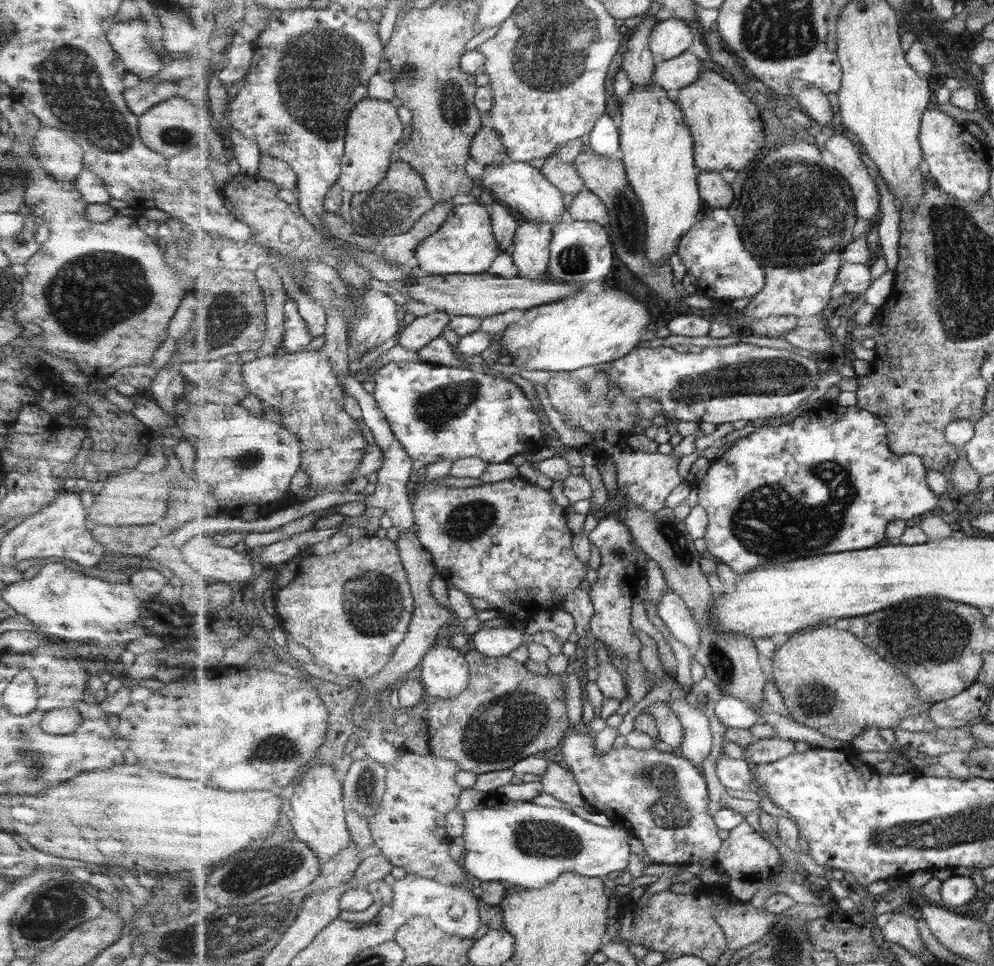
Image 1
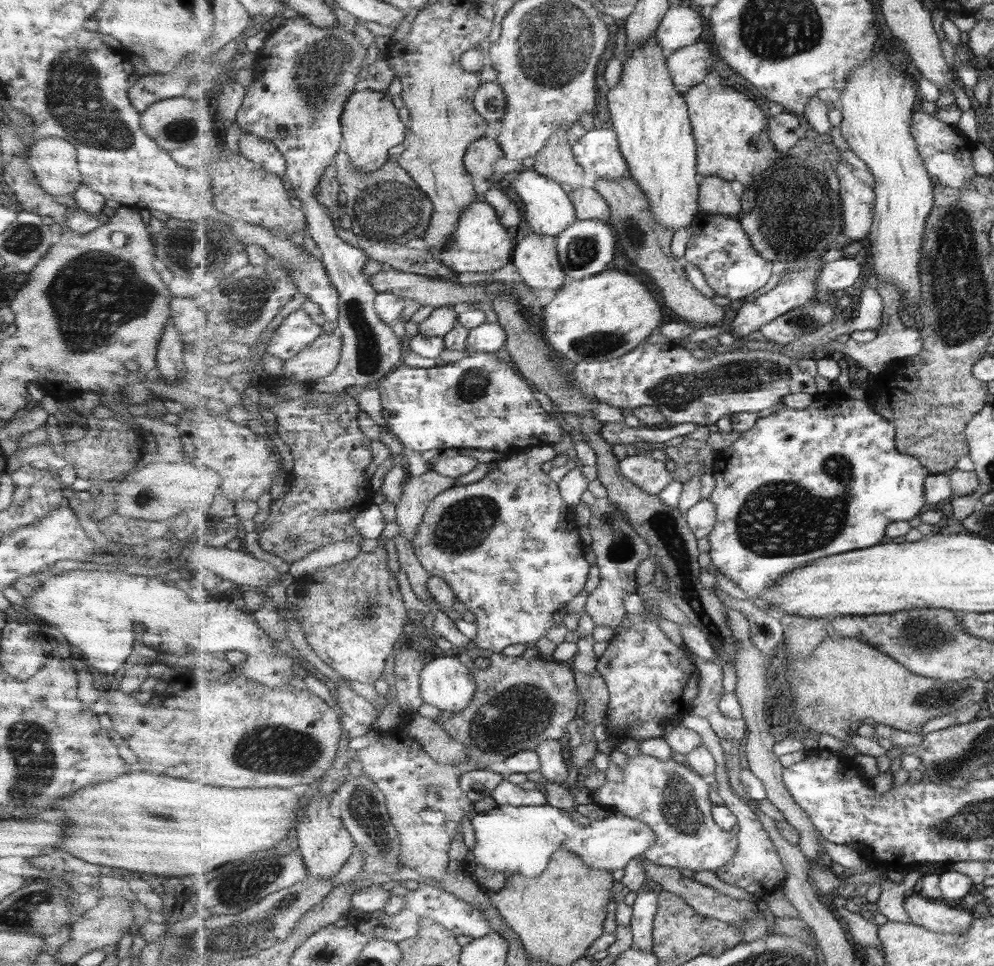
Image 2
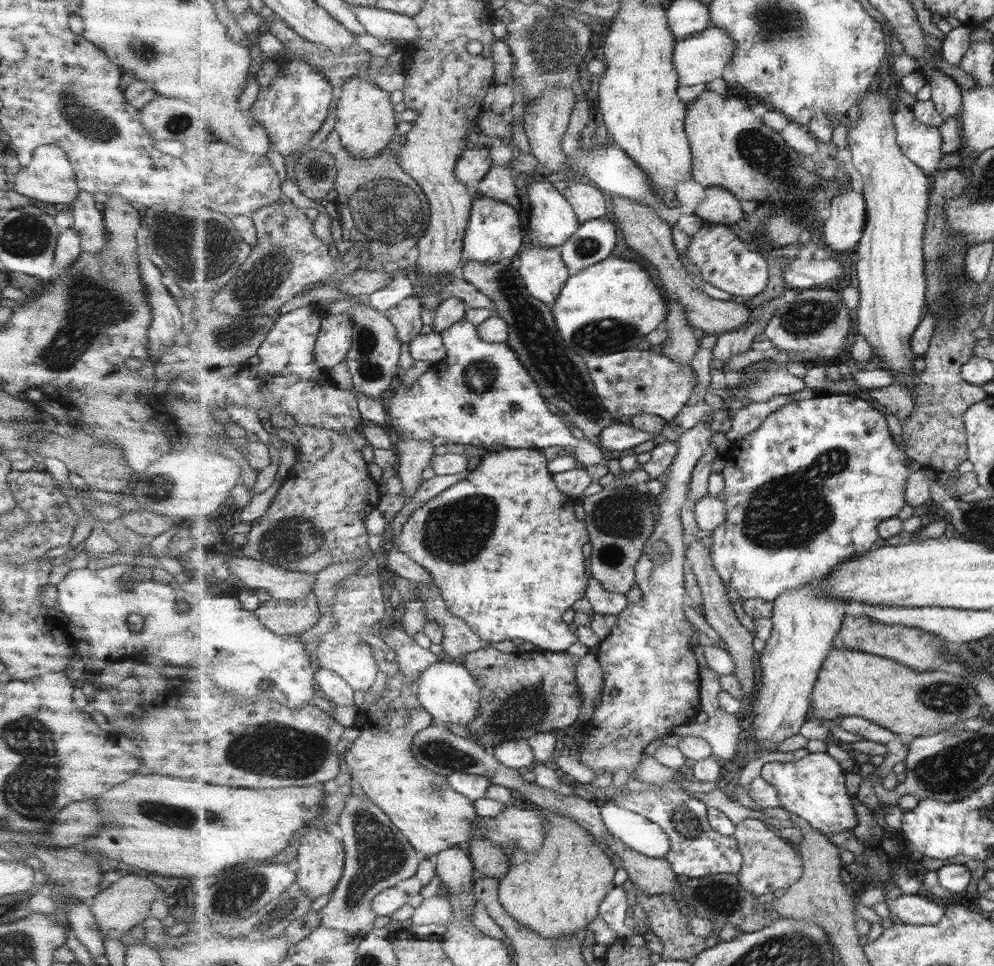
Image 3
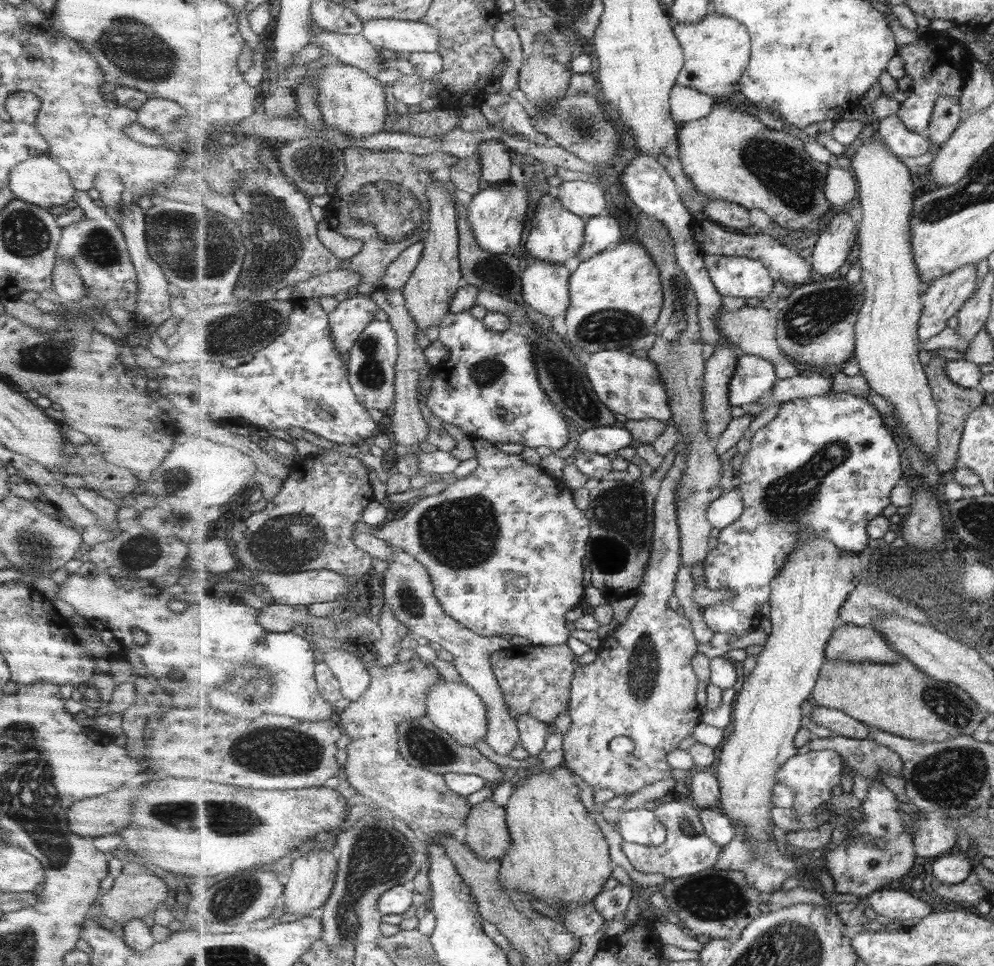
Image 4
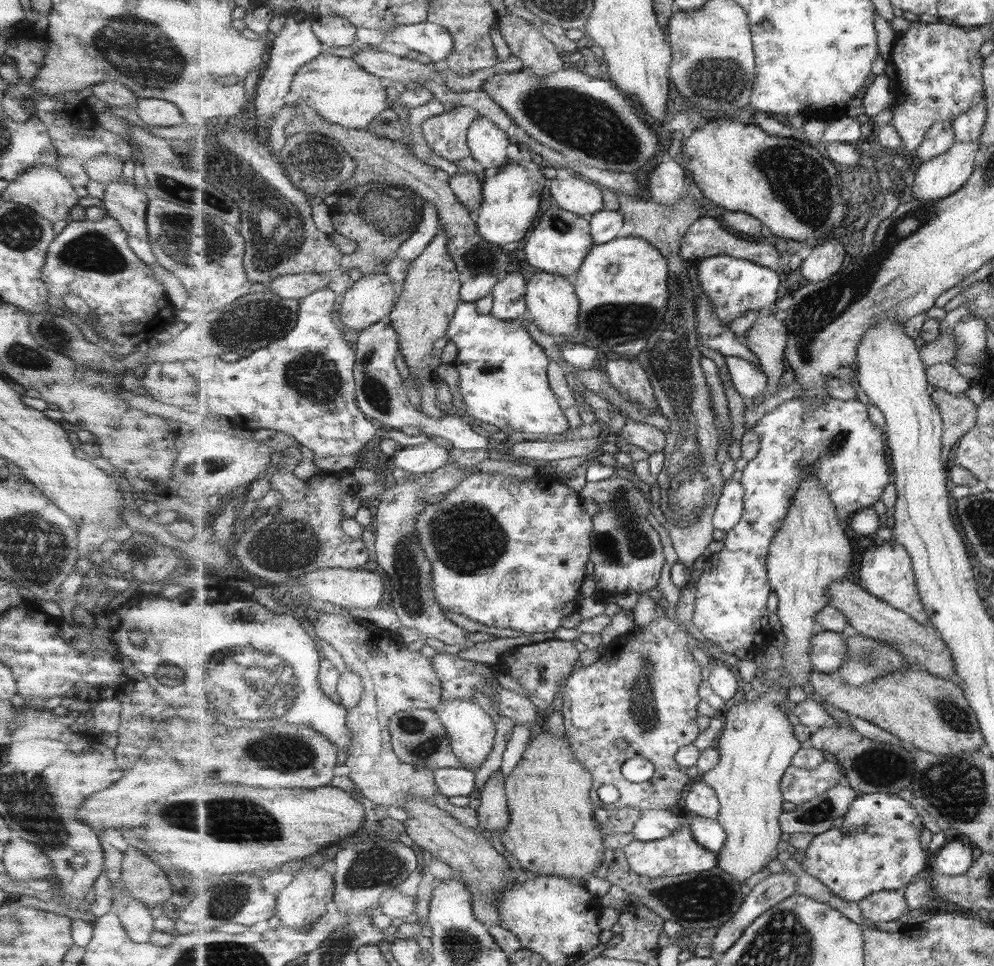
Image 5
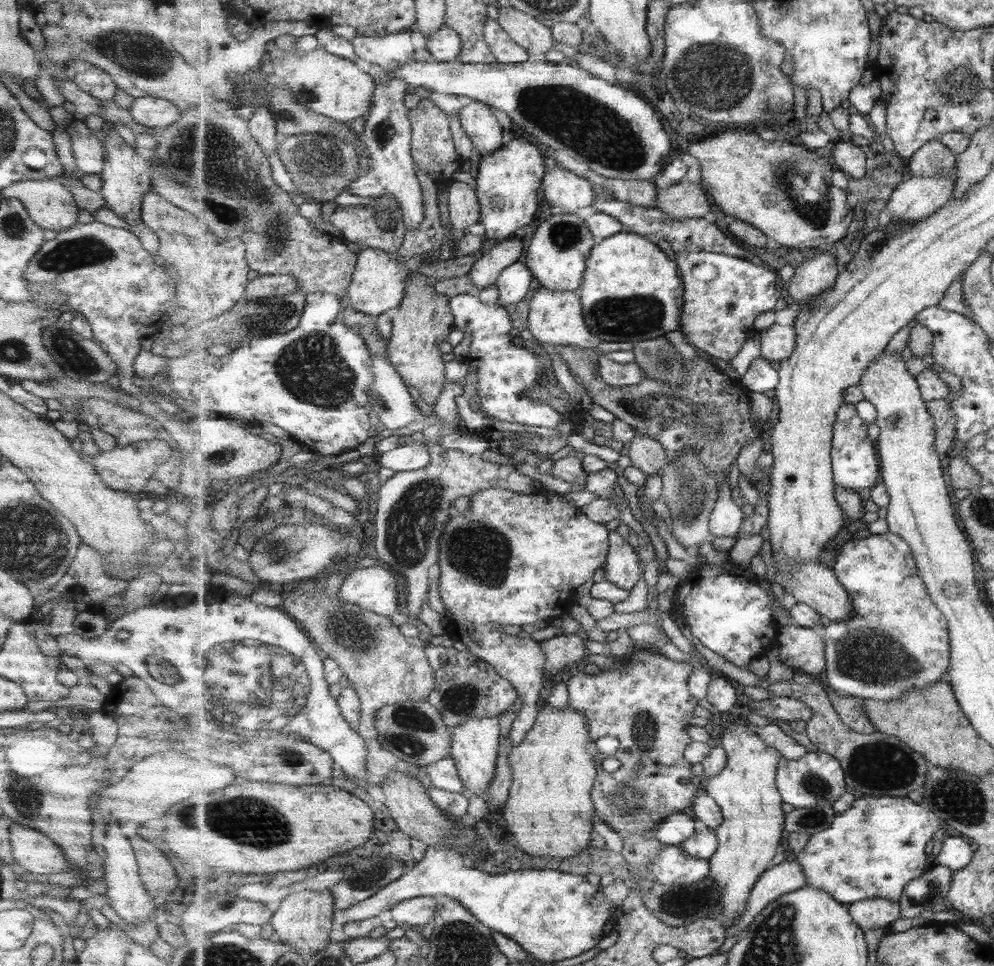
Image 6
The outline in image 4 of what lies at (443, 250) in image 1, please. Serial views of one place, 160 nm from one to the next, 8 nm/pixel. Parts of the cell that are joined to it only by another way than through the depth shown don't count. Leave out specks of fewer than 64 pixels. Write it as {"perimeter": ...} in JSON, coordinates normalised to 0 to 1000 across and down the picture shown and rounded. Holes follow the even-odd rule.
{"perimeter":[[[514,188],[492,192],[471,209],[471,227],[476,235],[483,256],[499,264],[513,262],[526,248],[526,232],[532,217],[532,195],[530,190],[518,193]]]}

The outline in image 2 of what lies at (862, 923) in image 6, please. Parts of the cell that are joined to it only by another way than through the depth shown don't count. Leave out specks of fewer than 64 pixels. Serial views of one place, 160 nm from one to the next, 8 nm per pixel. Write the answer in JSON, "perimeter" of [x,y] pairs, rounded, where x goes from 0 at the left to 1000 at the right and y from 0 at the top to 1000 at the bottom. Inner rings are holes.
{"perimeter":[[[928,927],[911,930],[909,939],[919,957],[944,966],[970,966],[975,963],[980,951],[974,943],[959,937],[945,936],[941,931]]]}

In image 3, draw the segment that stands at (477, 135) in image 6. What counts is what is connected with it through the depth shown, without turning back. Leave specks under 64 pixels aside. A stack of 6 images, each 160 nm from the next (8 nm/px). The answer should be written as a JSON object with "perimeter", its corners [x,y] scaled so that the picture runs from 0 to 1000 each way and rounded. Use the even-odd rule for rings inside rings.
{"perimeter":[[[496,171],[490,182],[479,192],[478,197],[482,202],[508,208],[518,215],[524,213],[524,209],[520,205],[522,197],[518,193],[518,184],[516,184],[516,179],[514,180],[514,175],[508,174],[508,172]]]}

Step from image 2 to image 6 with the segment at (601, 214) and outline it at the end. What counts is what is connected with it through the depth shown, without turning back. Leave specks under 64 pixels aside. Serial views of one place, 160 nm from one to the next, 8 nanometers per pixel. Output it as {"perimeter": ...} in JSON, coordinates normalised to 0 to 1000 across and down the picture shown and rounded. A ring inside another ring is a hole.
{"perimeter":[[[561,169],[548,179],[545,192],[549,207],[554,213],[566,215],[568,220],[578,219],[589,213],[597,214],[600,206],[597,186],[580,182]]]}

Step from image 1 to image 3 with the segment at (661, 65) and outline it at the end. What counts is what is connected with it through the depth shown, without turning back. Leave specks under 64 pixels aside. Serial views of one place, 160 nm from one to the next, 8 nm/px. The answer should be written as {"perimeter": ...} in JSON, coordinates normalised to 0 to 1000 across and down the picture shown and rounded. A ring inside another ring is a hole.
{"perimeter":[[[713,27],[705,33],[680,42],[678,64],[684,77],[684,87],[703,89],[704,87],[716,87],[727,81],[729,70],[736,64],[738,56],[740,56],[740,41],[728,29]]]}

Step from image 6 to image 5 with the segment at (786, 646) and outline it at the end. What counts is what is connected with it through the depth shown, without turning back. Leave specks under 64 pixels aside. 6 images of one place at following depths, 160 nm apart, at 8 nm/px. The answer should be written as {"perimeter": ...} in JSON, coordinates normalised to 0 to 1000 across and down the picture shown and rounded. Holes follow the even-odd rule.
{"perimeter":[[[825,652],[818,657],[815,665],[815,680],[819,694],[842,695],[853,680],[849,658],[846,655]]]}

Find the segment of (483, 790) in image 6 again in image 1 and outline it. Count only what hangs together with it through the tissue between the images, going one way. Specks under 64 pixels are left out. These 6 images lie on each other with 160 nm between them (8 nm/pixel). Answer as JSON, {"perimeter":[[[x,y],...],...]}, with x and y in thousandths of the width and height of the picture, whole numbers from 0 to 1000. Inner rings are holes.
{"perimeter":[[[440,668],[426,680],[420,698],[436,723],[462,720],[472,710],[473,687],[462,671]]]}

